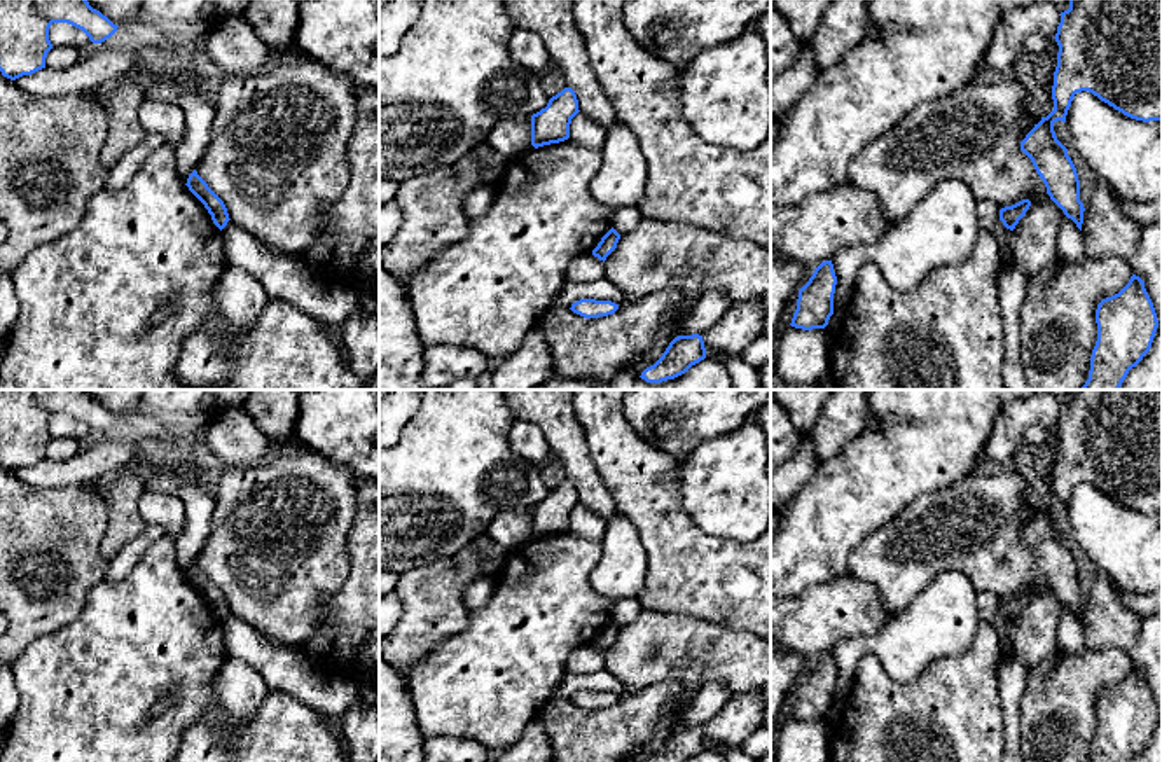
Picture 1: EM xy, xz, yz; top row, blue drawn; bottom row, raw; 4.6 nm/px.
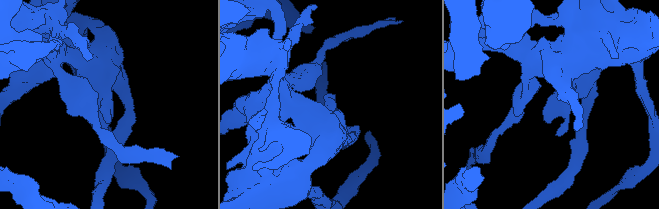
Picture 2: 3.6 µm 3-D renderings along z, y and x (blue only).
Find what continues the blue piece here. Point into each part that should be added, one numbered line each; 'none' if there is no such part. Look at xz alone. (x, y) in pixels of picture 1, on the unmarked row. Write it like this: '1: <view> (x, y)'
none

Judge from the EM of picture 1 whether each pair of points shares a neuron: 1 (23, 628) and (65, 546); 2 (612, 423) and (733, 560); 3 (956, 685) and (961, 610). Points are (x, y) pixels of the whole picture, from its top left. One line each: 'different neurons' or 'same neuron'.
1: same neuron
2: same neuron
3: different neurons

